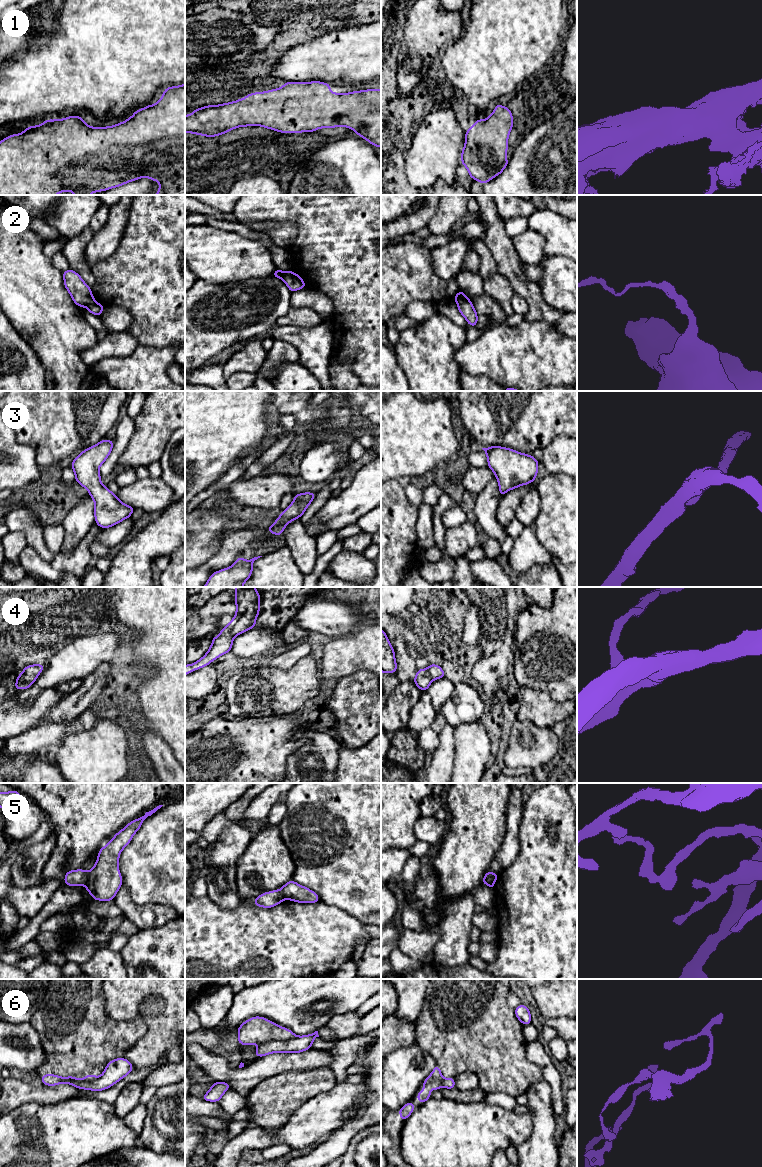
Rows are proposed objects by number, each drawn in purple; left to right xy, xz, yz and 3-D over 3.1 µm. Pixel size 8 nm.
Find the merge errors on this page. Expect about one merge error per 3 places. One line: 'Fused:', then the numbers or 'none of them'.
Fused: 2, 5, 6

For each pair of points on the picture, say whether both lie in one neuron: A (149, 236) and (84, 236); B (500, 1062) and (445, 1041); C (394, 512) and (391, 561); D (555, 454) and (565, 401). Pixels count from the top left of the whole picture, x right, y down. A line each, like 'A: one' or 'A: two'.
A: two
B: one
C: one
D: two

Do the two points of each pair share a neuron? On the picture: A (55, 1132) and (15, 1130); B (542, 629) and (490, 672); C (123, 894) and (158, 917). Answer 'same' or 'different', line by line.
A: same
B: different
C: same

